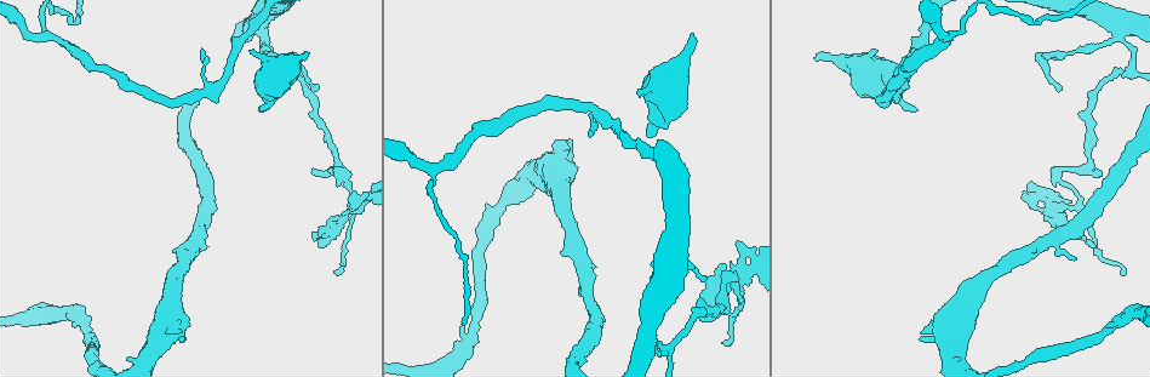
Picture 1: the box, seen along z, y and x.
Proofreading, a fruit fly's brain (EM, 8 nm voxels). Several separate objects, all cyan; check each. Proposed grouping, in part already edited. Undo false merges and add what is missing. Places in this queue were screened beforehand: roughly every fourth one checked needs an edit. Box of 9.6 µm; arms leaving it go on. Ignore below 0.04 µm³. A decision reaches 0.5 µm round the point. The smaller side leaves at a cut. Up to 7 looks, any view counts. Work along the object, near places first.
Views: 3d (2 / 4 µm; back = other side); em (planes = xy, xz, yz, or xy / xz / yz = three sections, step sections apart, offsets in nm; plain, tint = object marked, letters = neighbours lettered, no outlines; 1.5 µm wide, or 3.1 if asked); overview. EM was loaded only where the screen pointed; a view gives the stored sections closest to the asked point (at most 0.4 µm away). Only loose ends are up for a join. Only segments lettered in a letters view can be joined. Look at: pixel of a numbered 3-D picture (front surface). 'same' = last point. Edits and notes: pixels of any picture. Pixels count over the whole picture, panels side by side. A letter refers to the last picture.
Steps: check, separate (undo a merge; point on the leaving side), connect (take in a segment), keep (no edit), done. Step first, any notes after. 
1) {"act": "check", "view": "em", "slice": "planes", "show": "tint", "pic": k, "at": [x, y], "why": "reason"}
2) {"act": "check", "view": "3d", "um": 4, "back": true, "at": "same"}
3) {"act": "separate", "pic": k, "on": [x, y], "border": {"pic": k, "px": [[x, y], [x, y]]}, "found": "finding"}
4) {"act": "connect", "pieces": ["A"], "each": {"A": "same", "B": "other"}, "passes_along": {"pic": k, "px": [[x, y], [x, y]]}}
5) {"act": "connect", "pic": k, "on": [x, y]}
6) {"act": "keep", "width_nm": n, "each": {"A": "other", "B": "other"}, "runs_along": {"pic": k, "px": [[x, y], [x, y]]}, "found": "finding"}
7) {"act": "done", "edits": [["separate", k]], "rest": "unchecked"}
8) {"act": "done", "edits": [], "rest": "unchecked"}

{"act": "check", "view": "3d", "um": 4, "back": true, "pic": 1, "at": [307, 58]}

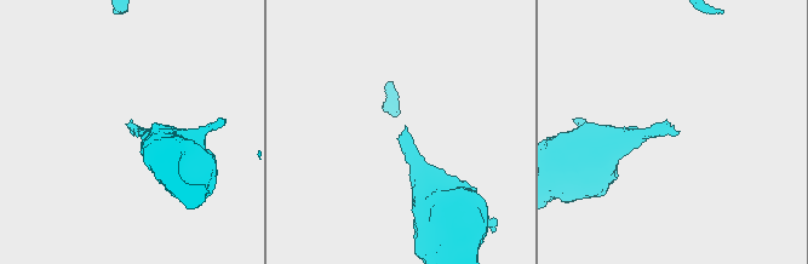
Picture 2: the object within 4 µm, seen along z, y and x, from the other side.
{"act": "check", "view": "em", "slice": "xz", "step": 4, "show": "tint", "pic": 2, "at": [136, 132], "why": "now the EM"}

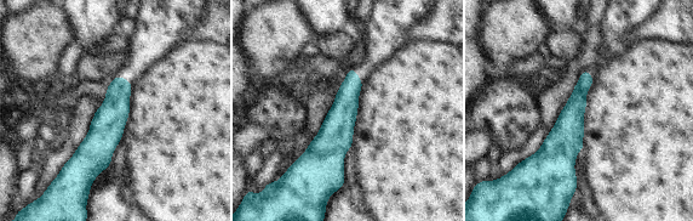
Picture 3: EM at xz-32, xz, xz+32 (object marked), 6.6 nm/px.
{"act": "check", "view": "em", "slice": "planes", "show": "letters", "at": "same", "why": "cut it another way"}

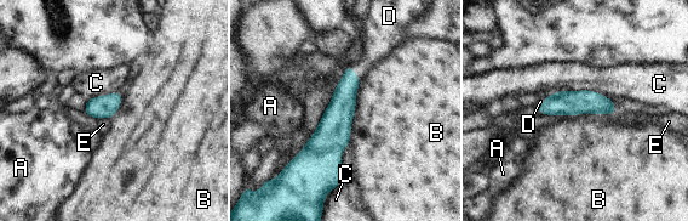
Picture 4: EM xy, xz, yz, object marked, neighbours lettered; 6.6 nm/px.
{"act": "connect", "pieces": ["D"], "each": {"A": "other", "B": "other", "C": "other", "D": "same", "E": "other"}, "passes_along": {"pic": 4, "px": [[342, 107], [353, 72], [377, 43]]}, "found": "the cell continues"}

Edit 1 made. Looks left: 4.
{"act": "check", "view": "em", "slice": "planes", "show": "plain", "pic": 1, "at": [638, 94]}

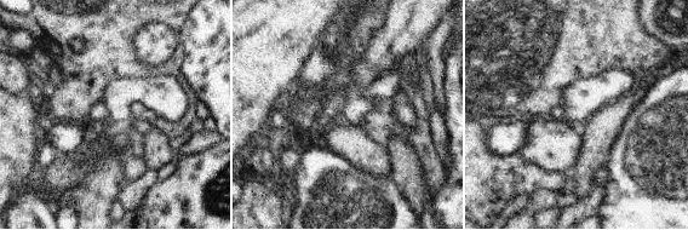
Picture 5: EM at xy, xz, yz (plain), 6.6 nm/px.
{"act": "check", "view": "em", "slice": "planes", "show": "tint", "at": "same"}

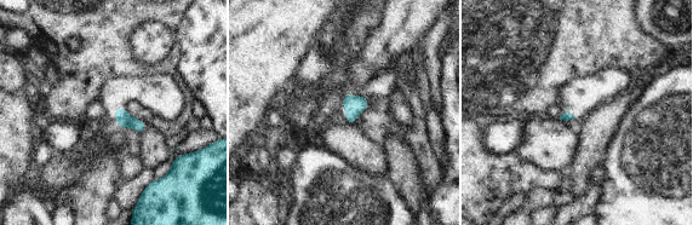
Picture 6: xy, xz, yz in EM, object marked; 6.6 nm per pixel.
{"act": "check", "view": "em", "slice": "planes", "show": "letters", "at": "same", "why": "what lies round it"}

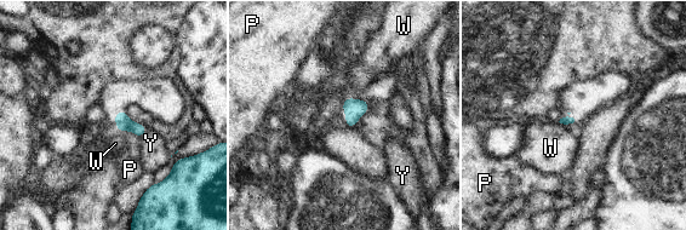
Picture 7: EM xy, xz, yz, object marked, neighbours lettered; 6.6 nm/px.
{"act": "keep", "each": {"P": "other", "W": "other", "Y": "other"}, "border": {"pic": 7, "px": [[558, 121], [565, 125]]}, "found": "none of them fits"}

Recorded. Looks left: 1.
{"act": "done", "edits": [["connect", 4]], "rest": "unchecked"}

